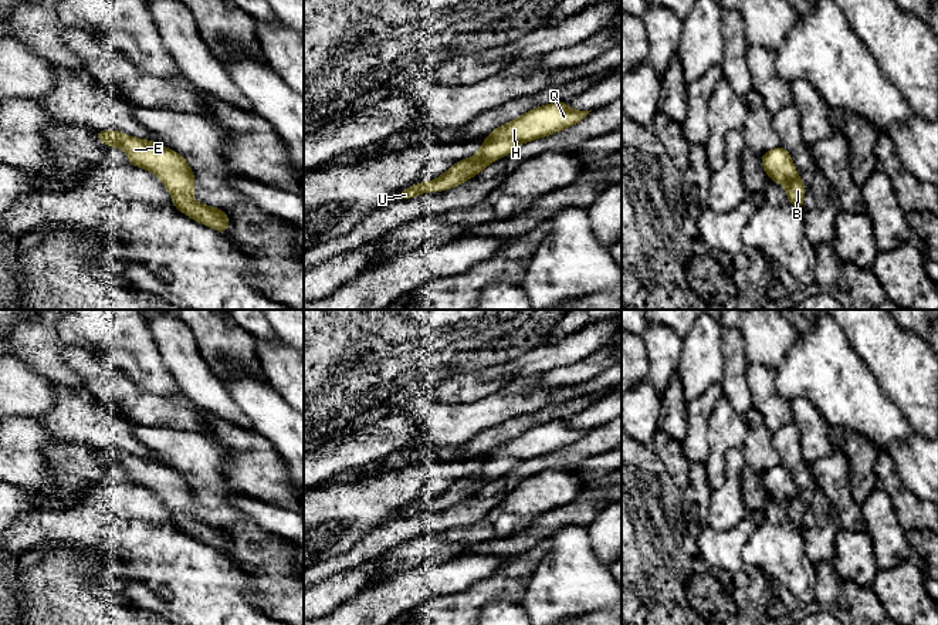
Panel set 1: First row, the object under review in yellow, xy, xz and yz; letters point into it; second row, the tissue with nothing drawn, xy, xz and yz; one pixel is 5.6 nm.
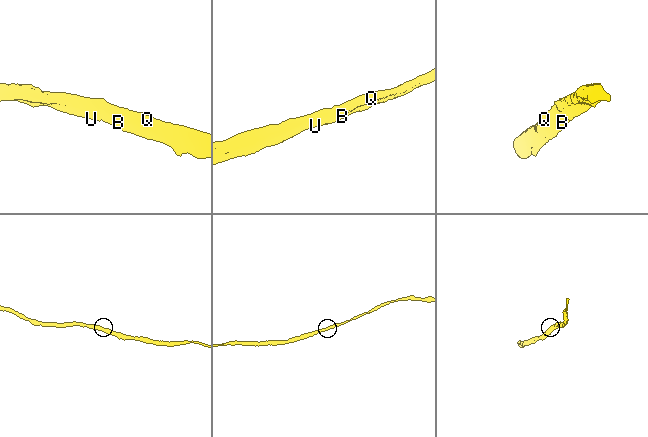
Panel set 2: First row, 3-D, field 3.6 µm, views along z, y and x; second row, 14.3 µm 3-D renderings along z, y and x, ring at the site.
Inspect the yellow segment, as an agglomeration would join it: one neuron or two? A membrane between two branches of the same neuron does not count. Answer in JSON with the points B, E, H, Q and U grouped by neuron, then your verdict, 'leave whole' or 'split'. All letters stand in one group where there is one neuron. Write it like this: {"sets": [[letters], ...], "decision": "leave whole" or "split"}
{"sets": [["B", "E", "H", "Q", "U"]], "decision": "leave whole"}

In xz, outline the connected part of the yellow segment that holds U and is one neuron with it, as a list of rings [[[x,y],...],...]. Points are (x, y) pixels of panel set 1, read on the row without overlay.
[[[563,419],[531,428],[495,446],[474,474],[457,480],[436,499],[417,501],[402,509],[396,517],[410,517],[426,510],[451,507],[482,490],[491,480],[511,472],[521,462],[569,446],[583,439],[589,430],[570,428]]]

